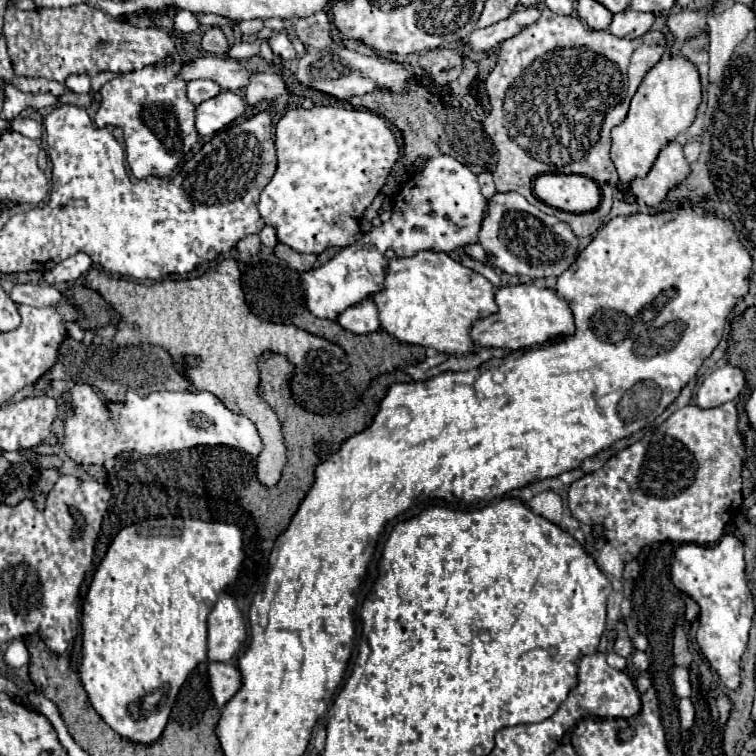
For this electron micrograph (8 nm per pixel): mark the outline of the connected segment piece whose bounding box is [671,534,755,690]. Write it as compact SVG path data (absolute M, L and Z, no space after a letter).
M725 534L715 546L681 544L671 564L671 582L681 594L689 594L699 606L697 644L711 670L717 672L723 686L737 690L741 684L741 656L747 650L753 628L755 598L747 584L743 544L733 534Z

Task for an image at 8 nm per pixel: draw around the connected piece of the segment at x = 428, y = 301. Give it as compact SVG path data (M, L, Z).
M393 252L387 254L391 266L387 268L385 290L373 296L383 330L399 342L435 348L441 354L447 352L457 358L473 354L477 350L471 338L473 322L497 312L491 282L443 252L419 252L413 258L395 258Z

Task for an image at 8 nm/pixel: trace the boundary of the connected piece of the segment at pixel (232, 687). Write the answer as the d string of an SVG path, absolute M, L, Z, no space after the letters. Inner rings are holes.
M223 662L209 664L209 680L211 680L213 698L219 708L223 708L243 686L241 670L233 664L223 664Z

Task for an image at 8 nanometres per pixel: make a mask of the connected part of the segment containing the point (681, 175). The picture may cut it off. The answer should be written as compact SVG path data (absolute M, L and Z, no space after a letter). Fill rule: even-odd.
M673 140L665 148L661 148L649 174L631 182L631 190L647 206L657 206L673 186L689 176L689 172L691 168L683 156L683 146Z

